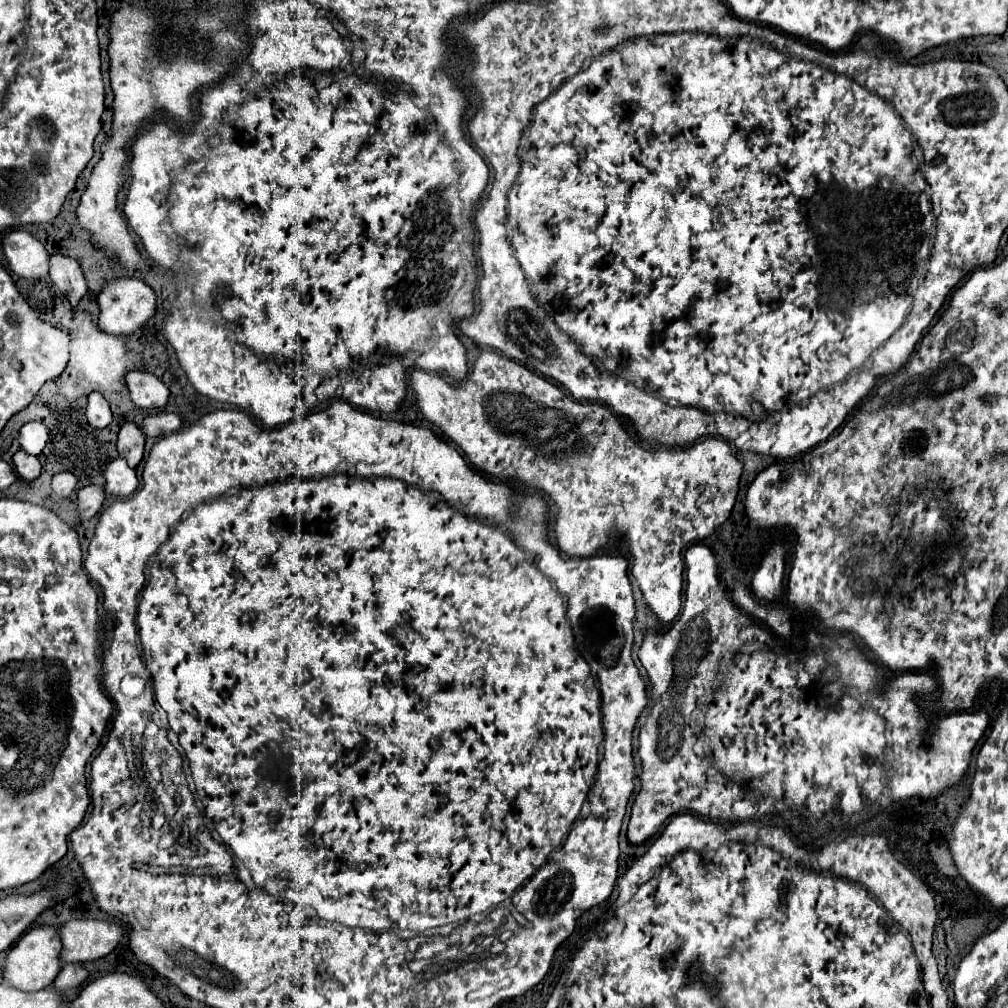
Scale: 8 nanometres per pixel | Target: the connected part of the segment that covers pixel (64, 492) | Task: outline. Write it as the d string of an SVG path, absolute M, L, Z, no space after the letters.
M68 471L56 473L56 475L52 477L52 489L54 489L54 493L60 495L60 497L70 497L72 491L76 489L76 477L74 477L72 473L68 473Z

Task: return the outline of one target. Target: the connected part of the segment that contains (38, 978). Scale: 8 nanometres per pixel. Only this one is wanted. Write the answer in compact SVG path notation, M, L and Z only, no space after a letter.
M40 925L40 927L26 931L18 939L18 943L6 955L6 963L4 963L4 981L8 985L12 985L20 991L38 991L38 989L44 989L54 983L56 975L62 969L62 961L60 961L62 939L60 939L60 931L56 931L56 929L58 927Z

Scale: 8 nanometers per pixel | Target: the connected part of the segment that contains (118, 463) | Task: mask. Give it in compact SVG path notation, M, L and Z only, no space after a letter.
M122 457L114 459L114 461L108 465L104 477L106 477L104 489L106 489L108 495L128 497L128 495L134 493L136 487L138 487L136 471L134 471Z

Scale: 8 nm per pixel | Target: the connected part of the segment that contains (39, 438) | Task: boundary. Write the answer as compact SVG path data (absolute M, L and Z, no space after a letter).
M30 421L20 429L20 445L30 455L40 455L48 441L48 427L42 421Z

